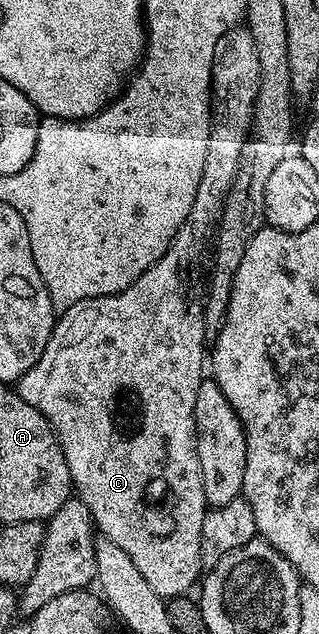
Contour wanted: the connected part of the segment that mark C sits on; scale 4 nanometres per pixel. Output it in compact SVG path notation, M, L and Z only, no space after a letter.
M236 27L227 29L225 35L221 35L221 39L217 39L217 47L213 47L213 67L211 68L211 138L209 139L209 151L205 155L205 171L201 175L201 187L197 187L197 199L193 199L193 207L189 211L189 215L185 219L185 223L177 231L177 235L171 241L170 249L165 251L165 255L161 259L157 259L157 263L153 263L153 267L146 269L135 282L129 287L125 287L125 291L114 293L113 295L105 295L104 297L94 297L93 299L85 299L77 302L73 307L62 310L61 316L56 320L55 330L49 335L49 343L45 343L45 351L41 351L41 359L37 359L37 363L33 363L33 367L29 367L29 371L25 371L23 378L17 383L17 392L21 399L25 399L25 403L29 403L33 407L37 407L37 411L41 411L41 415L45 415L45 419L51 424L51 430L55 432L55 437L59 441L61 451L65 455L65 463L69 463L69 475L71 476L71 483L74 492L82 499L89 507L91 512L91 519L94 528L98 530L102 536L107 537L113 543L117 543L117 547L121 547L121 551L125 551L125 555L129 555L129 559L133 559L133 567L137 567L137 571L141 571L141 575L145 579L145 583L149 583L149 587L153 587L153 591L157 591L157 595L164 599L173 597L182 597L188 592L187 588L191 584L198 582L201 577L201 570L204 568L203 560L201 559L201 523L205 523L205 515L209 508L207 500L205 499L205 487L201 487L201 467L197 459L197 430L195 428L195 408L197 407L197 391L199 385L205 380L205 349L203 353L203 337L208 336L207 326L203 324L203 306L200 298L195 298L191 294L191 285L187 280L191 277L191 272L198 267L199 264L204 264L204 257L202 259L205 245L212 240L212 237L217 229L217 222L219 220L219 213L223 210L224 202L227 200L227 193L231 190L233 179L239 170L239 160L241 159L241 147L251 132L251 120L255 114L255 100L257 99L257 91L259 90L259 60L257 59L257 47L253 43L253 35L246 27Z

